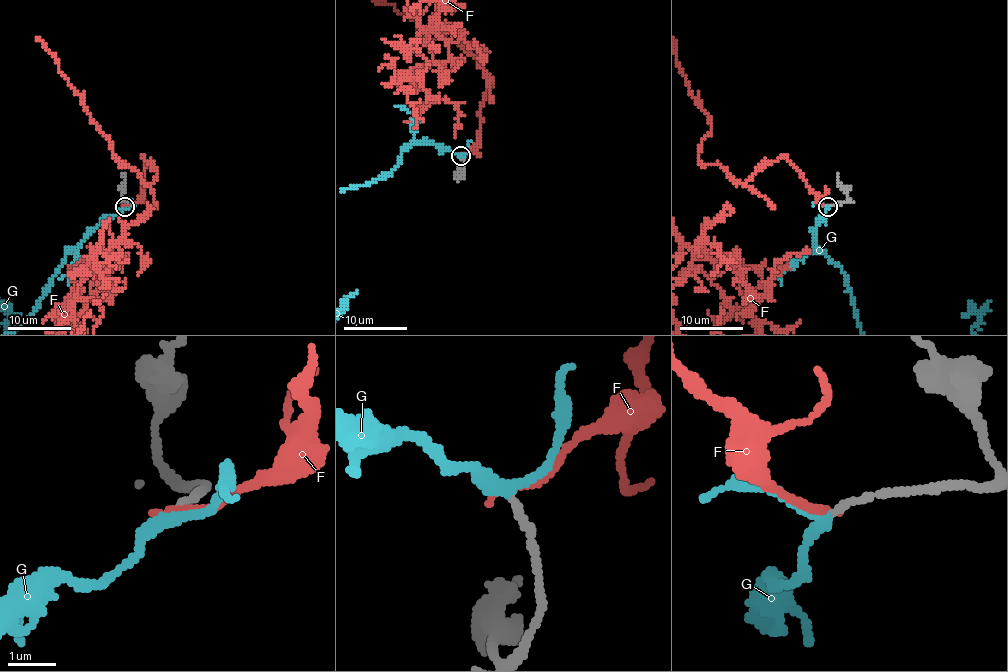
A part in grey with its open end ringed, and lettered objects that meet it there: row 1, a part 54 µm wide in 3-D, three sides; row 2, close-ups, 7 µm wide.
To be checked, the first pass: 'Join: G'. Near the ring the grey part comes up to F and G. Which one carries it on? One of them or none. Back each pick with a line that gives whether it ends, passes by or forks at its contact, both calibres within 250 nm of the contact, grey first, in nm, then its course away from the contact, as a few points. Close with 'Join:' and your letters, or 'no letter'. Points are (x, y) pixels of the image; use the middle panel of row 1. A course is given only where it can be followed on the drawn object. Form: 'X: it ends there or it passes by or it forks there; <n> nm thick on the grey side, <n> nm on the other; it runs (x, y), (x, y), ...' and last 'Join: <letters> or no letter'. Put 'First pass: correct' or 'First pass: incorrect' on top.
First pass: correct
G: it passes by; 150 nm thick on the grey side, 240 nm on the other
Join: G

